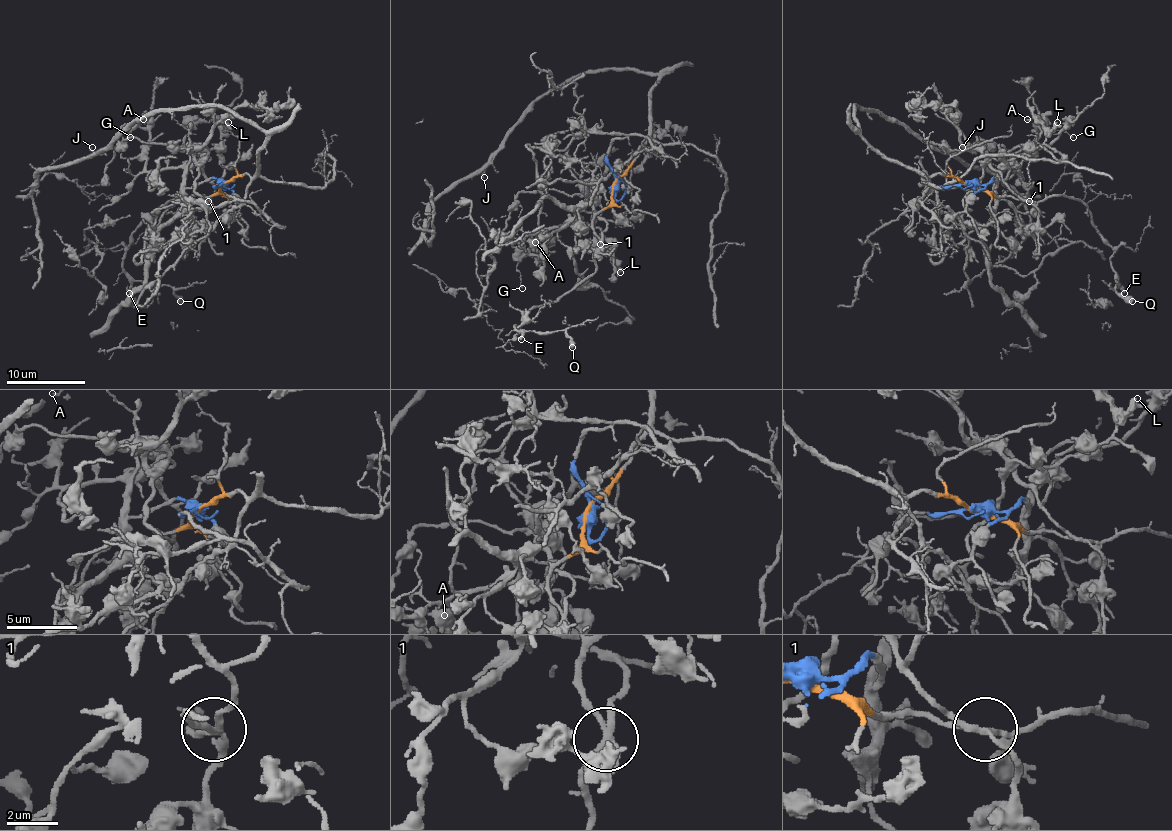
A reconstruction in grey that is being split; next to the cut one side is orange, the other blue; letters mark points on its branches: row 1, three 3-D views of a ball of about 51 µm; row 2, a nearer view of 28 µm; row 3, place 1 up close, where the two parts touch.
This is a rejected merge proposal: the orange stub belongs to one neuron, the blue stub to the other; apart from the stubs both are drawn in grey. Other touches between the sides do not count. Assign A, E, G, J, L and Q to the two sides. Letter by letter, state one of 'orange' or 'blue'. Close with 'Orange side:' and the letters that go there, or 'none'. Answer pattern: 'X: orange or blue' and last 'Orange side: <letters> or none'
A: blue
E: orange
G: blue
J: orange
L: blue
Q: orange
Orange side: E, J, Q

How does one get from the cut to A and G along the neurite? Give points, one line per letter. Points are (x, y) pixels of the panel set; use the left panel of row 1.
A: (222, 185), (214, 179), (187, 187), (181, 167), (147, 171), (145, 149), (149, 128), (147, 118), (143, 120)
G: (222, 185), (214, 179), (187, 187), (181, 167), (147, 171), (147, 129), (126, 128), (130, 137)

